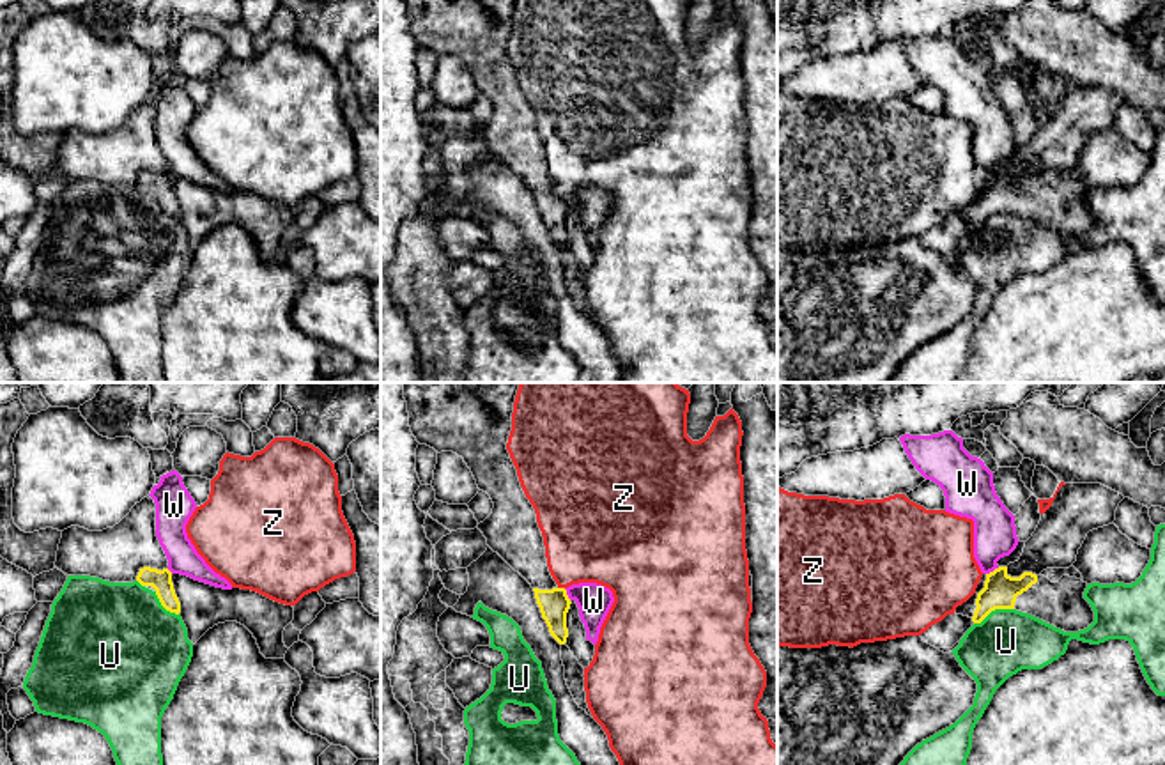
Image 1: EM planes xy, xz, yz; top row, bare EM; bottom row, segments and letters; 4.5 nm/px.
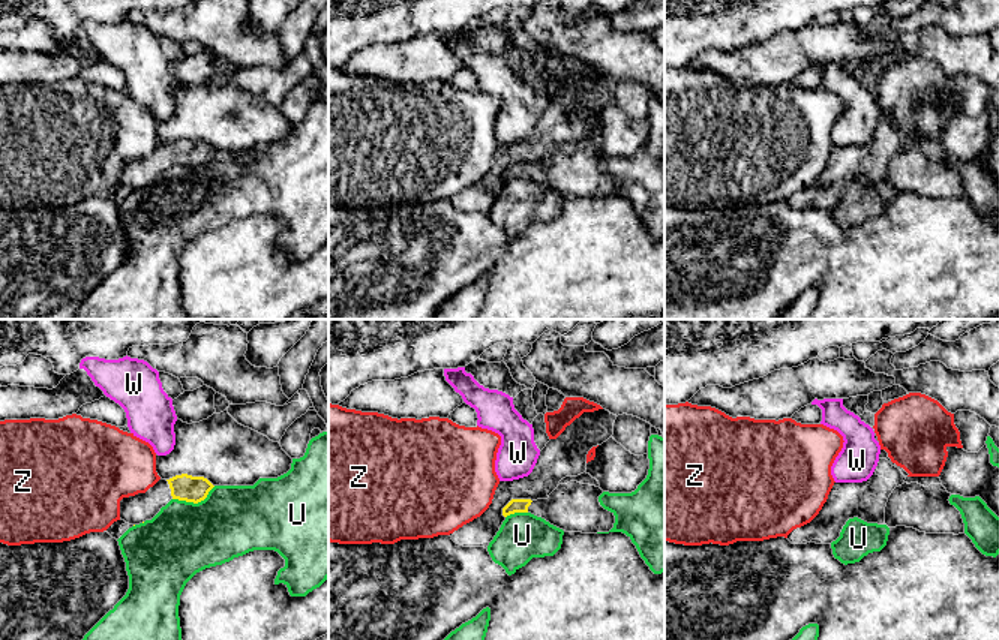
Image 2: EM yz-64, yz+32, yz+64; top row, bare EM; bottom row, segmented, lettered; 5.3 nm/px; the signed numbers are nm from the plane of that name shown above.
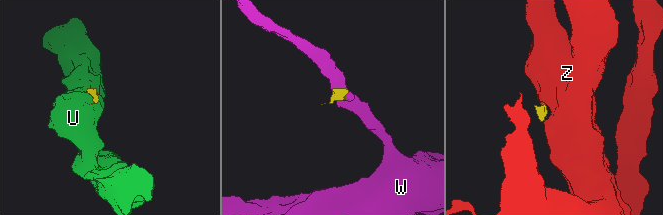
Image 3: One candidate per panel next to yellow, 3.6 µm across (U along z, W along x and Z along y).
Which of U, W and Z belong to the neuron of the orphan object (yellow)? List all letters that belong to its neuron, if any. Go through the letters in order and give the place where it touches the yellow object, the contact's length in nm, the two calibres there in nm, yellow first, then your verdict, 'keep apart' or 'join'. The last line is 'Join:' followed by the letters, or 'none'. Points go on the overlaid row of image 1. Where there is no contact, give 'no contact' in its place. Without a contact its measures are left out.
U: yz (994, 610) | 200 nm | 160/300 nm | keep apart
W: yz (994, 571) | 70 nm | 160/190 nm | keep apart
Z: xz (562, 588) | 30 nm | 140/380 nm | keep apart
Join: none

